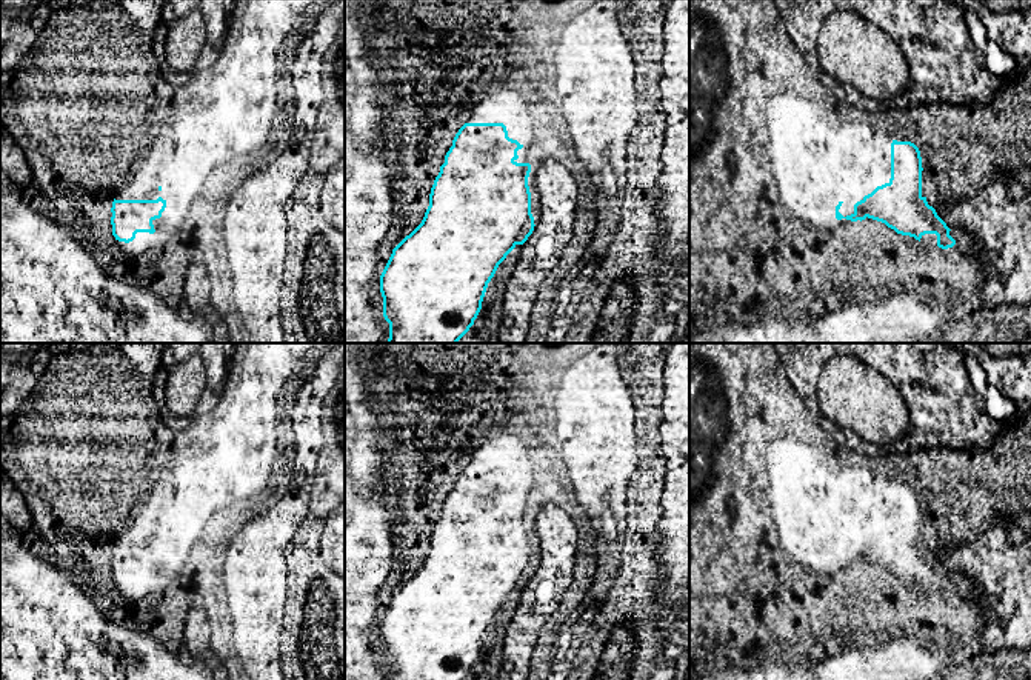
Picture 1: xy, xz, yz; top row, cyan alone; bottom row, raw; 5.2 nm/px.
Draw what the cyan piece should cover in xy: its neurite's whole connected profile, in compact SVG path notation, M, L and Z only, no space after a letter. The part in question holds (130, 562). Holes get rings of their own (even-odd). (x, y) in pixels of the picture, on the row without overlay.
M115 545L112 546L112 580L118 586L129 588L137 577L154 578L152 566L162 562L166 552L166 545Z

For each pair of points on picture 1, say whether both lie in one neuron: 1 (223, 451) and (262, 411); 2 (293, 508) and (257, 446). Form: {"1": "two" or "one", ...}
{"1": "one", "2": "two"}

